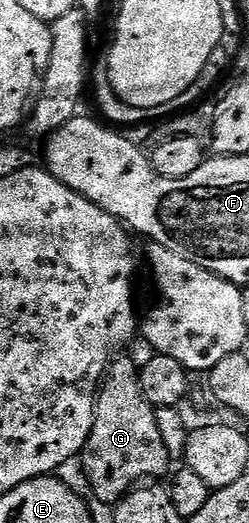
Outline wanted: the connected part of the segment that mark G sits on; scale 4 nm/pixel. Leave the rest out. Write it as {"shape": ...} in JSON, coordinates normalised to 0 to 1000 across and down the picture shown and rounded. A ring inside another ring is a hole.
{"shape":[[[462,683],[426,702],[426,717],[414,719],[394,742],[394,757],[378,763],[369,826],[321,870],[329,899],[345,904],[345,922],[361,927],[365,941],[402,958],[442,960],[438,964],[486,960],[574,918],[647,916],[635,912],[667,897],[679,901],[691,891],[675,857],[659,849],[643,820],[631,818],[631,782],[610,772],[594,772],[594,765],[578,765],[578,748],[562,744],[558,694],[490,683]]]}

